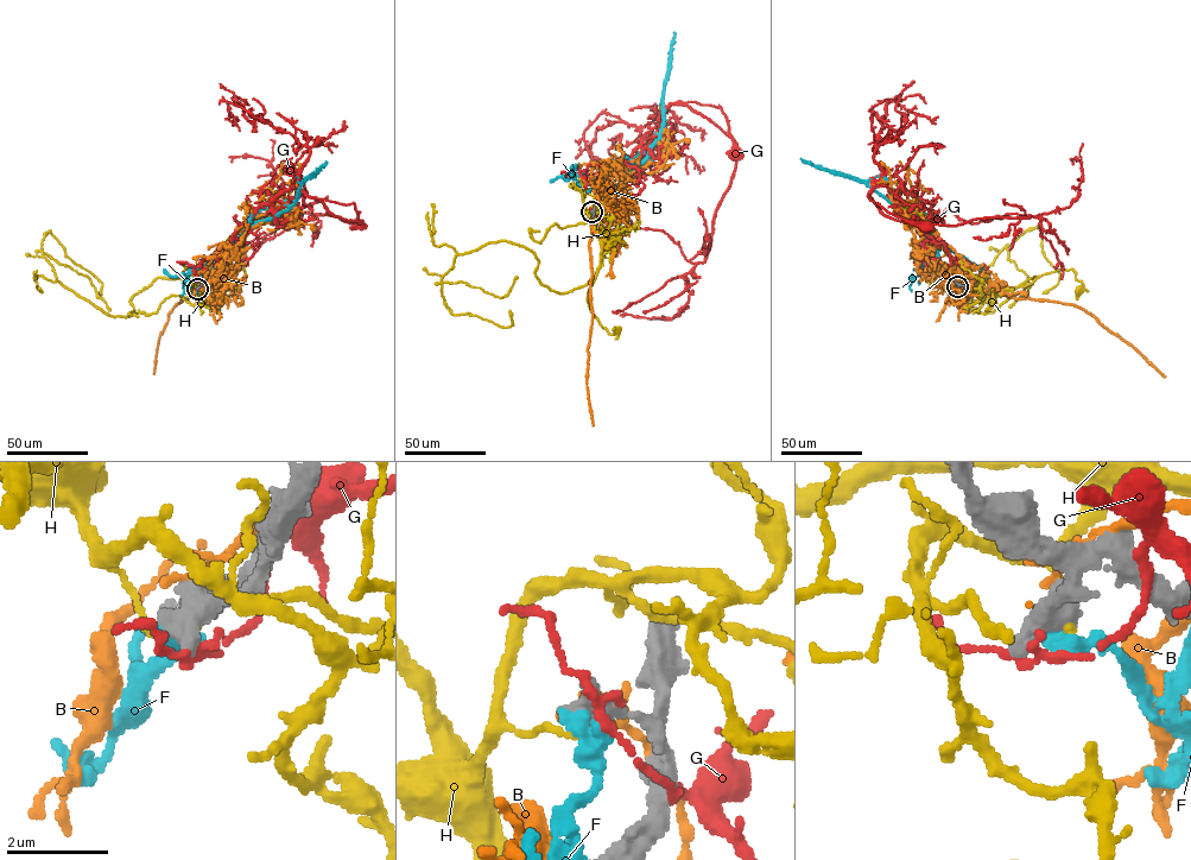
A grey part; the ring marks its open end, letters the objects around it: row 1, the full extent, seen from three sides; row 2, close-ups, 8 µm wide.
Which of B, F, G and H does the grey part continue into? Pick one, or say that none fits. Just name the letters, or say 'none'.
F

